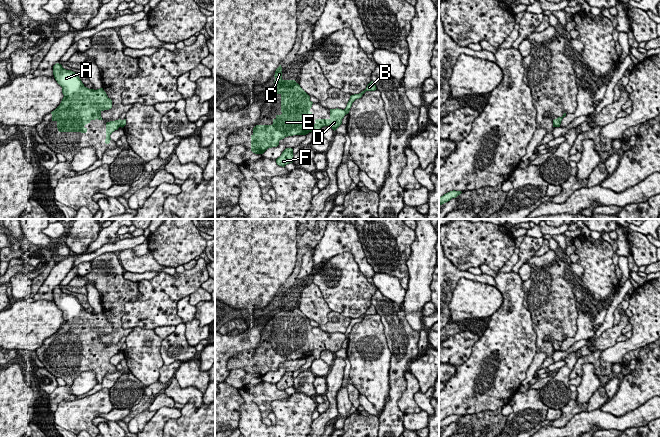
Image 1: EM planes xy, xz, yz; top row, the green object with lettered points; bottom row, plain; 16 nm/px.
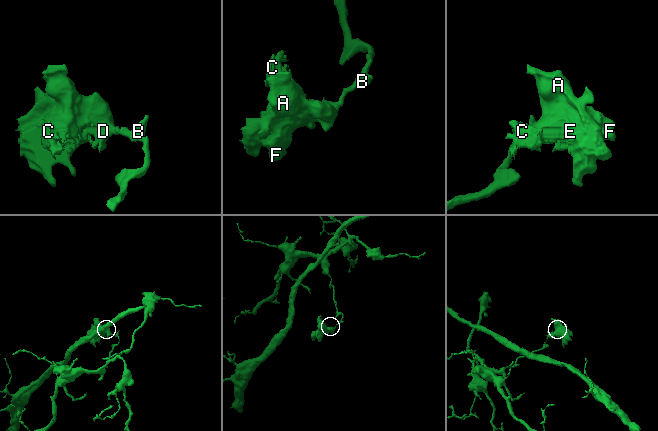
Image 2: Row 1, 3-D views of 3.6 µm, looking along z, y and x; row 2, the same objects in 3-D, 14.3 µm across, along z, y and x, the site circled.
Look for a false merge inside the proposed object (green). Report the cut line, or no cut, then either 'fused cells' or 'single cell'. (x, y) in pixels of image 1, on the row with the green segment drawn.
xz (344, 109), (346, 113) | fused cells

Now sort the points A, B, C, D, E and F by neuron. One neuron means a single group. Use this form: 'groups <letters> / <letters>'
groups A C D E F / B

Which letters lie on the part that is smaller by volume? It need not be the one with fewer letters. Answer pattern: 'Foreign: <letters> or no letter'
Foreign: A, C, D, E, F

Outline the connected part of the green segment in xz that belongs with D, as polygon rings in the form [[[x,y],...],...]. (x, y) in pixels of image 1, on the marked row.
[[[281,65],[275,71],[276,94],[281,95],[281,115],[276,115],[272,125],[256,125],[253,128],[251,135],[251,151],[255,154],[263,154],[268,148],[277,147],[279,141],[288,136],[306,135],[309,132],[314,132],[315,135],[320,135],[321,128],[329,126],[334,131],[342,124],[342,119],[346,115],[346,111],[342,109],[330,109],[329,119],[314,120],[310,111],[313,102],[310,96],[300,87],[295,80],[282,79]]]

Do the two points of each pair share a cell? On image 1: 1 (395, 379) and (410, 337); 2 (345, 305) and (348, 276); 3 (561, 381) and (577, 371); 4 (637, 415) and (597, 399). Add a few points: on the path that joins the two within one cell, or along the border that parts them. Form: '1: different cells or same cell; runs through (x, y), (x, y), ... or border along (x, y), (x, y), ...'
1: same cell; runs through (397, 369), (403, 347)
2: same cell; runs through (345, 298), (345, 283)
3: different cells; border along (578, 358), (569, 378)
4: different cells; border along (598, 408), (587, 411)

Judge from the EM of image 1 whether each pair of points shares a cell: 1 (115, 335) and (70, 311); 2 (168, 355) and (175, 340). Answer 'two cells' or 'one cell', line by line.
1: two cells
2: one cell

